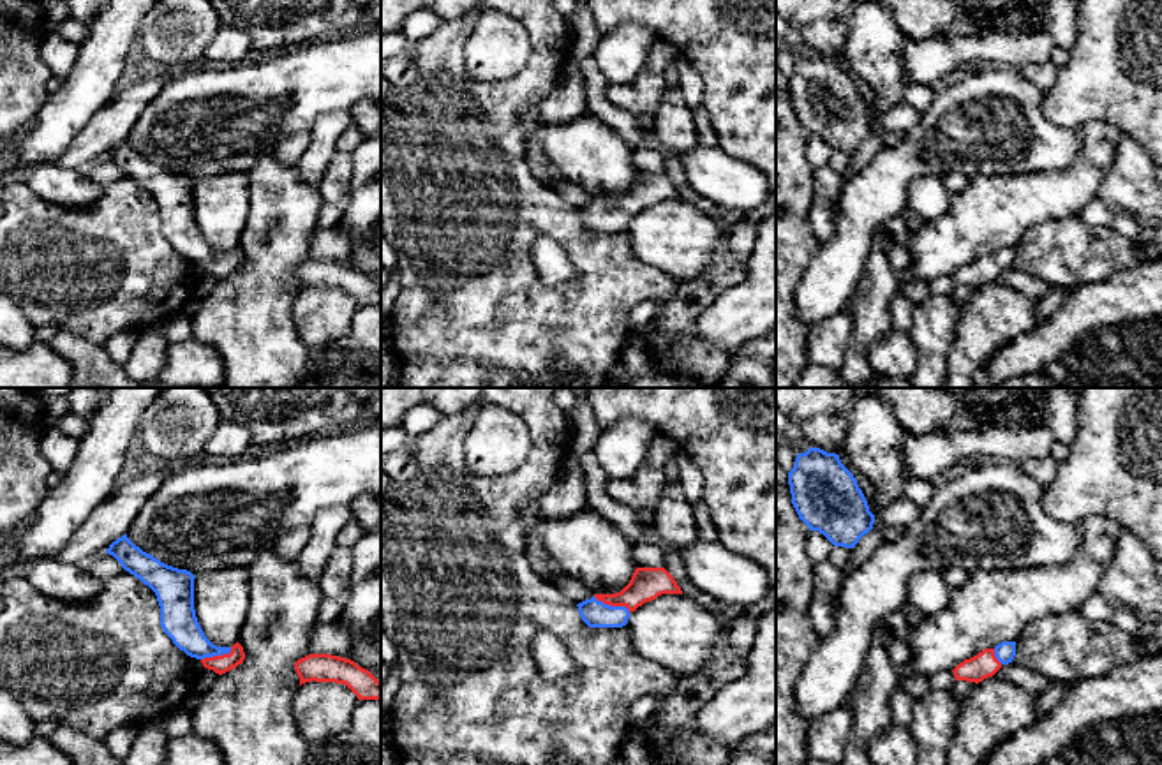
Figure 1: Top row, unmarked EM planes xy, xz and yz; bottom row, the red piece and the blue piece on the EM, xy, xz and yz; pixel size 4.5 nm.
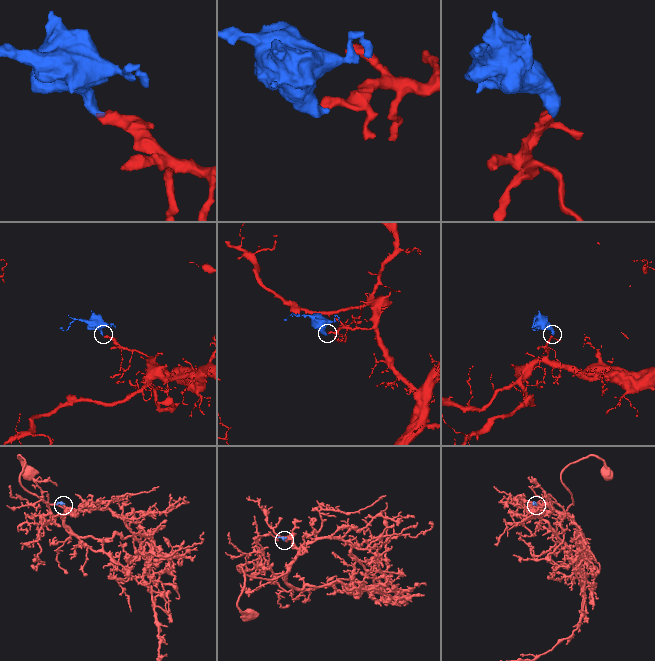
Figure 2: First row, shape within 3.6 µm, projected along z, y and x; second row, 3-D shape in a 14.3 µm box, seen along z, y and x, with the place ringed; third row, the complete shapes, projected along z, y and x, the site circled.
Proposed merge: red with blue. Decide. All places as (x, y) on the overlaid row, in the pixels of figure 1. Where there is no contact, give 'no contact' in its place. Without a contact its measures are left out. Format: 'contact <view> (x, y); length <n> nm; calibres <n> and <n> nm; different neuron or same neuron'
contact xz (612, 605); length 190 nm; calibres 150 and 120 nm; same neuron

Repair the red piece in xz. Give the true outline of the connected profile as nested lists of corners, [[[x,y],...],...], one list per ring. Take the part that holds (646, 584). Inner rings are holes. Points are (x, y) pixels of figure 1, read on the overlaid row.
[[[637,568],[621,592],[594,594],[577,606],[589,628],[622,628],[631,612],[661,594],[682,594],[682,590],[665,568]]]

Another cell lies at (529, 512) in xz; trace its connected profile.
[[[529,501],[527,504],[524,504],[518,509],[520,520],[522,520],[522,527],[524,527],[524,534],[525,539],[529,541],[529,534],[540,516],[540,501]]]

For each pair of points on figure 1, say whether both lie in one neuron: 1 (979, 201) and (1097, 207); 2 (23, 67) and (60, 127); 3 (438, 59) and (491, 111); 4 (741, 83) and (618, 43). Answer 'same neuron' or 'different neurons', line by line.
1: different neurons
2: different neurons
3: same neuron
4: different neurons

